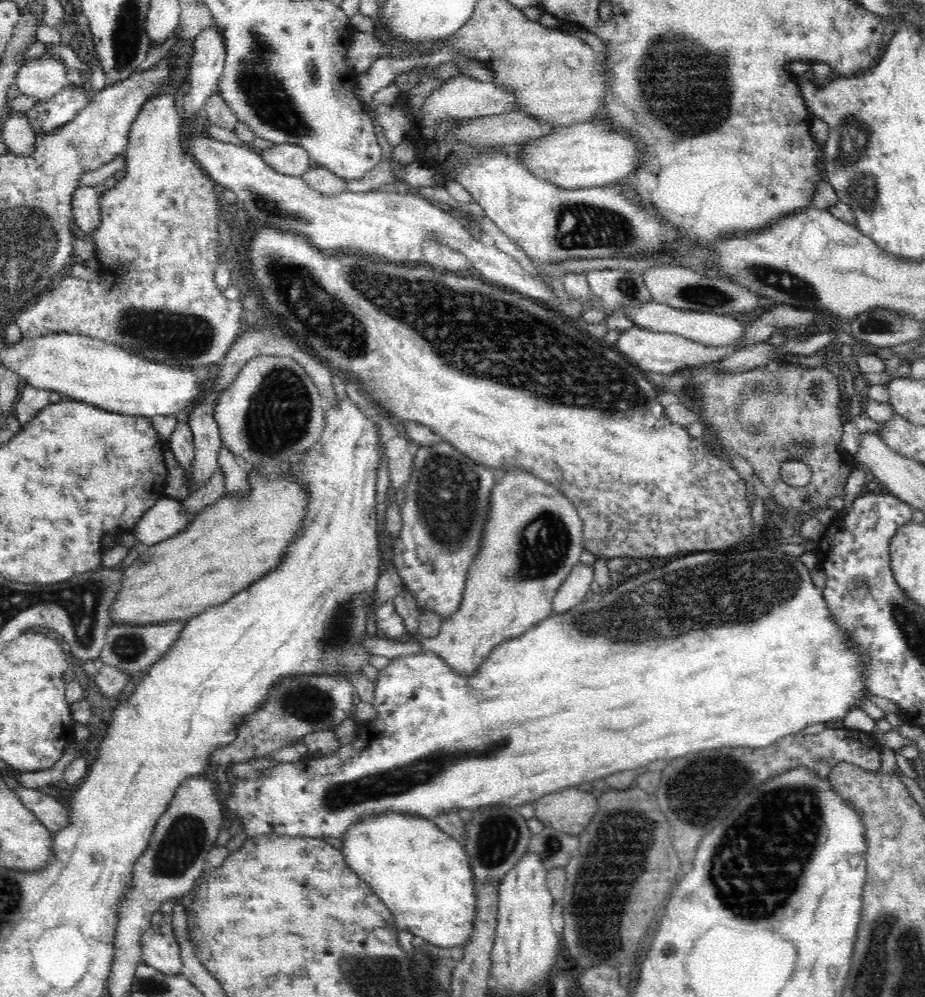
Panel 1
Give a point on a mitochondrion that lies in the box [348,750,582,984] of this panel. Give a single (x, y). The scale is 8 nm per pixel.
(497, 838)

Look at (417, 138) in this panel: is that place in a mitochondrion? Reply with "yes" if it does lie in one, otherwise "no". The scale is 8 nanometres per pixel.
no

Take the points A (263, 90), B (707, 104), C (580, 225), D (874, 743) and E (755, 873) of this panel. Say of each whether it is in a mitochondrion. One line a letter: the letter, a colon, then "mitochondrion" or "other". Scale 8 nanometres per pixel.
A: mitochondrion
B: mitochondrion
C: mitochondrion
D: other
E: mitochondrion

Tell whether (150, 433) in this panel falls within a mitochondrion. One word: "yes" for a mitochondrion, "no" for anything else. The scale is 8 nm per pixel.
no

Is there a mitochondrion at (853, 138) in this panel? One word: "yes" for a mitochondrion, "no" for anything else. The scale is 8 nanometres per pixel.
yes

